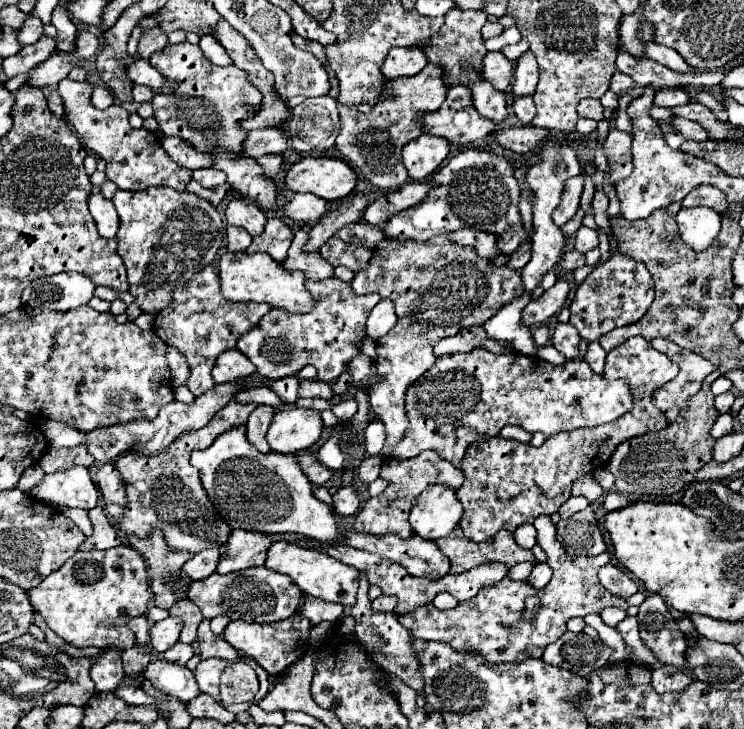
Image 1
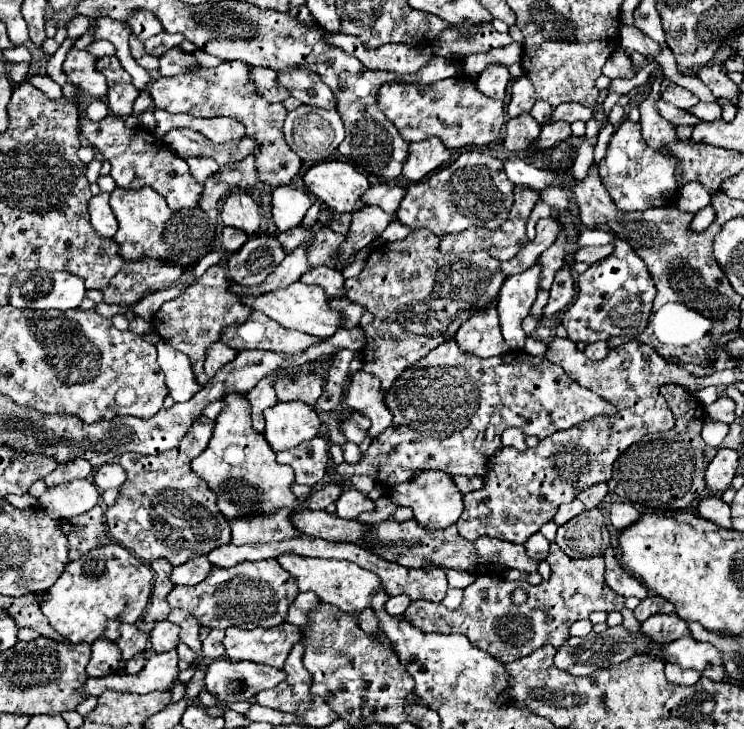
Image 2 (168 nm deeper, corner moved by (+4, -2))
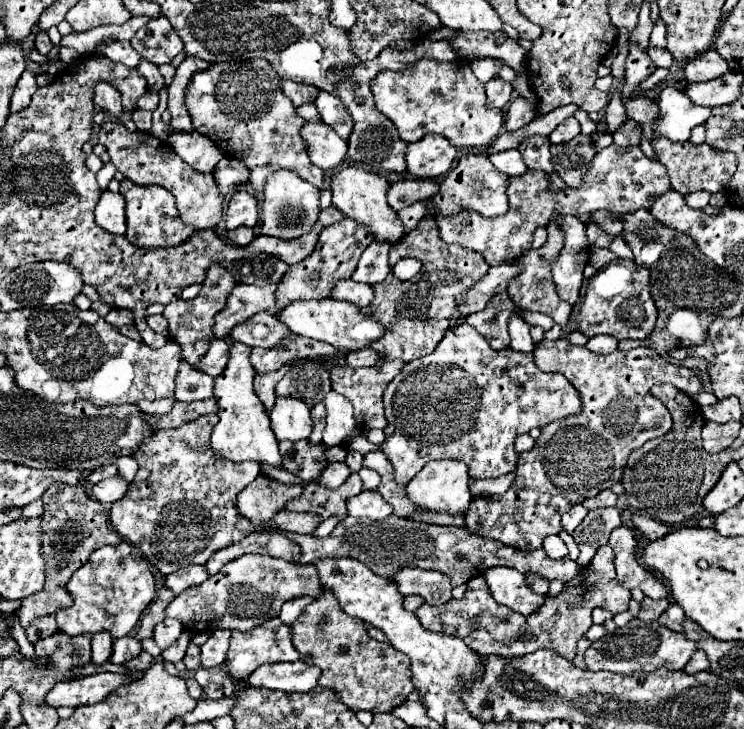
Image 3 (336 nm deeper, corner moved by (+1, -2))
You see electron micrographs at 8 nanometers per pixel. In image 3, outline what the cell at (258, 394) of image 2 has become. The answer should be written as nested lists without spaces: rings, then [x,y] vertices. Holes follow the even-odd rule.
[[[278,369],[278,371],[272,371],[268,375],[266,373],[258,373],[254,377],[254,391],[260,397],[260,401],[264,403],[266,411],[270,411],[272,405],[274,405],[274,401],[276,401],[274,387],[280,381],[280,377],[284,377],[284,373],[286,373],[286,369]]]

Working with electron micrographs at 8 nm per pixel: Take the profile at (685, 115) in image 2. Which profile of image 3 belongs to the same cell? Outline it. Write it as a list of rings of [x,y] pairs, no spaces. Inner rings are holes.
[[[622,97],[628,117],[640,125],[652,125],[658,119],[656,99],[648,97]]]

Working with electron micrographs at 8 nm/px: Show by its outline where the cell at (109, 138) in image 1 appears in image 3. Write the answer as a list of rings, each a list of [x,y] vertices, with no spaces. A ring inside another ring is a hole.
[[[108,121],[102,125],[98,133],[100,143],[110,153],[110,161],[116,165],[116,169],[130,181],[138,185],[160,185],[174,193],[176,207],[180,211],[180,219],[196,229],[214,229],[222,219],[222,205],[224,197],[220,195],[220,189],[214,181],[212,173],[198,173],[196,169],[188,167],[166,141],[156,139],[152,133],[142,131],[128,131],[118,121]]]

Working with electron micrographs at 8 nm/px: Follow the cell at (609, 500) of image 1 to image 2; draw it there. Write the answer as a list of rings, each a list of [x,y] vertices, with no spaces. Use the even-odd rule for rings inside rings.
[[[611,503],[609,505],[609,521],[615,529],[625,529],[633,521],[639,519],[639,511],[629,503]]]

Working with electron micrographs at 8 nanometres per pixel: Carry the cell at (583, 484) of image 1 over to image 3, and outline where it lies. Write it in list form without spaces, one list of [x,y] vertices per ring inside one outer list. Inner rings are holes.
[[[606,489],[606,491],[598,493],[596,497],[584,501],[582,505],[584,505],[586,509],[600,509],[600,507],[614,507],[616,501],[618,501],[618,495],[616,495],[612,489]]]

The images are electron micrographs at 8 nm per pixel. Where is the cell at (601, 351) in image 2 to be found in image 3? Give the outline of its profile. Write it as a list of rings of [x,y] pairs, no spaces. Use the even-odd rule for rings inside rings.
[[[596,335],[586,343],[586,347],[594,353],[606,355],[606,353],[612,353],[618,349],[618,341],[614,337],[608,337],[608,335]]]

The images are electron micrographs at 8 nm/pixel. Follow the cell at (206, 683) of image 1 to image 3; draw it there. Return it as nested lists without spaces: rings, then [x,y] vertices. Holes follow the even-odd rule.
[[[296,661],[296,663],[262,665],[248,677],[246,685],[308,693],[318,685],[318,679],[320,679],[320,669],[316,665]]]

